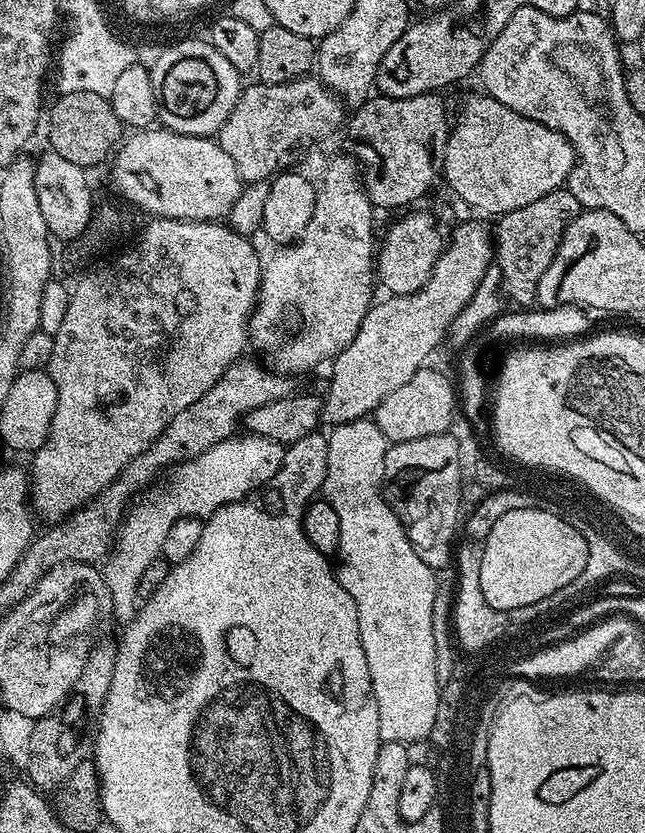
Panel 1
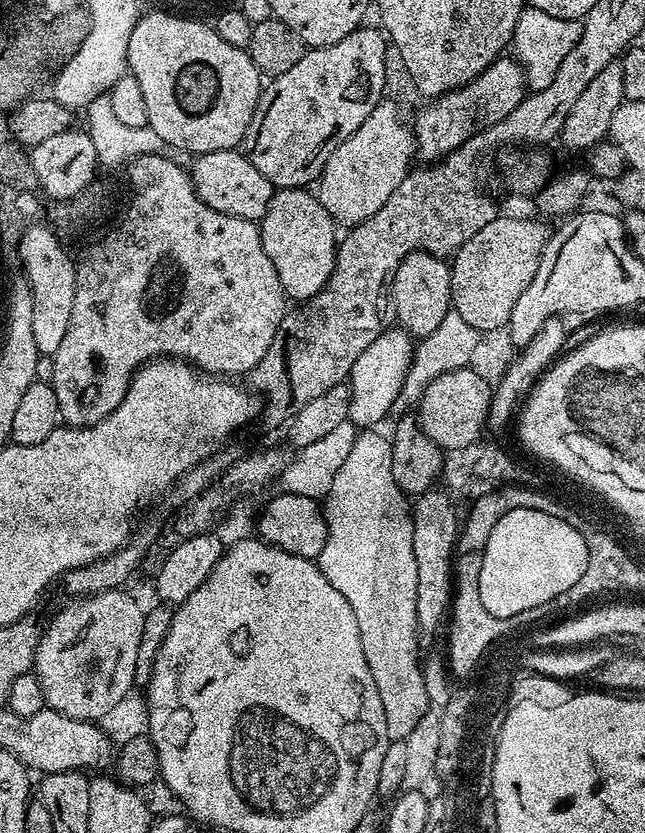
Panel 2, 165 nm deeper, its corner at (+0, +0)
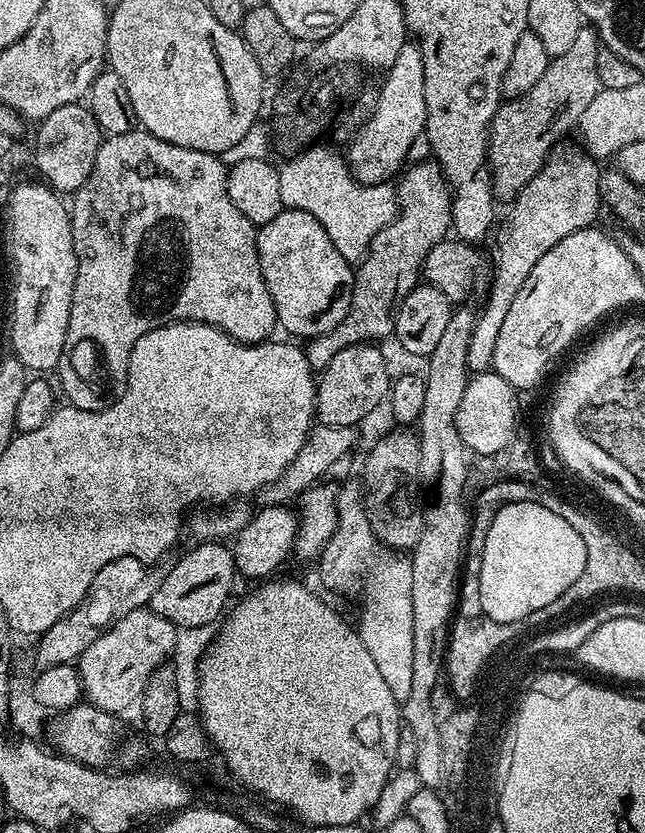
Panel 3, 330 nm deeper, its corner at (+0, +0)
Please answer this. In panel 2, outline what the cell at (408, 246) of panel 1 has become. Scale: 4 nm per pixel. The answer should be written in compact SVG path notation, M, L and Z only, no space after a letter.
M412 252L398 266L392 283L390 305L397 316L399 327L413 338L434 334L434 330L446 318L452 307L452 269L447 259L429 252Z

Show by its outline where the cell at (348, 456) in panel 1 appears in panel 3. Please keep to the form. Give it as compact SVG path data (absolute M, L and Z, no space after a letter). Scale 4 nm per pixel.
M341 487L336 494L338 510L338 526L326 542L324 553L320 555L318 567L320 576L328 588L336 592L344 592L347 588L360 591L360 624L358 631L366 650L370 650L370 658L374 658L386 686L390 686L390 694L398 702L408 699L410 686L414 683L414 602L412 601L412 561L407 555L397 554L380 543L374 534L370 522L366 518L362 492L359 487Z

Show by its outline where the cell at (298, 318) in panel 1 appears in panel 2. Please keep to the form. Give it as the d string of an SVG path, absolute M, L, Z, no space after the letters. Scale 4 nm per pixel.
M391 98L381 100L378 106L374 106L370 118L366 118L366 122L362 122L362 126L358 126L358 130L354 130L354 134L350 134L350 138L340 143L338 150L334 150L334 154L330 154L318 181L318 187L320 187L318 195L322 206L337 225L360 224L366 218L370 218L374 210L379 210L386 203L386 198L394 194L394 190L398 190L398 182L402 182L402 178L406 178L413 167L412 156L414 160L413 129L409 125L408 128L404 125L404 116Z

